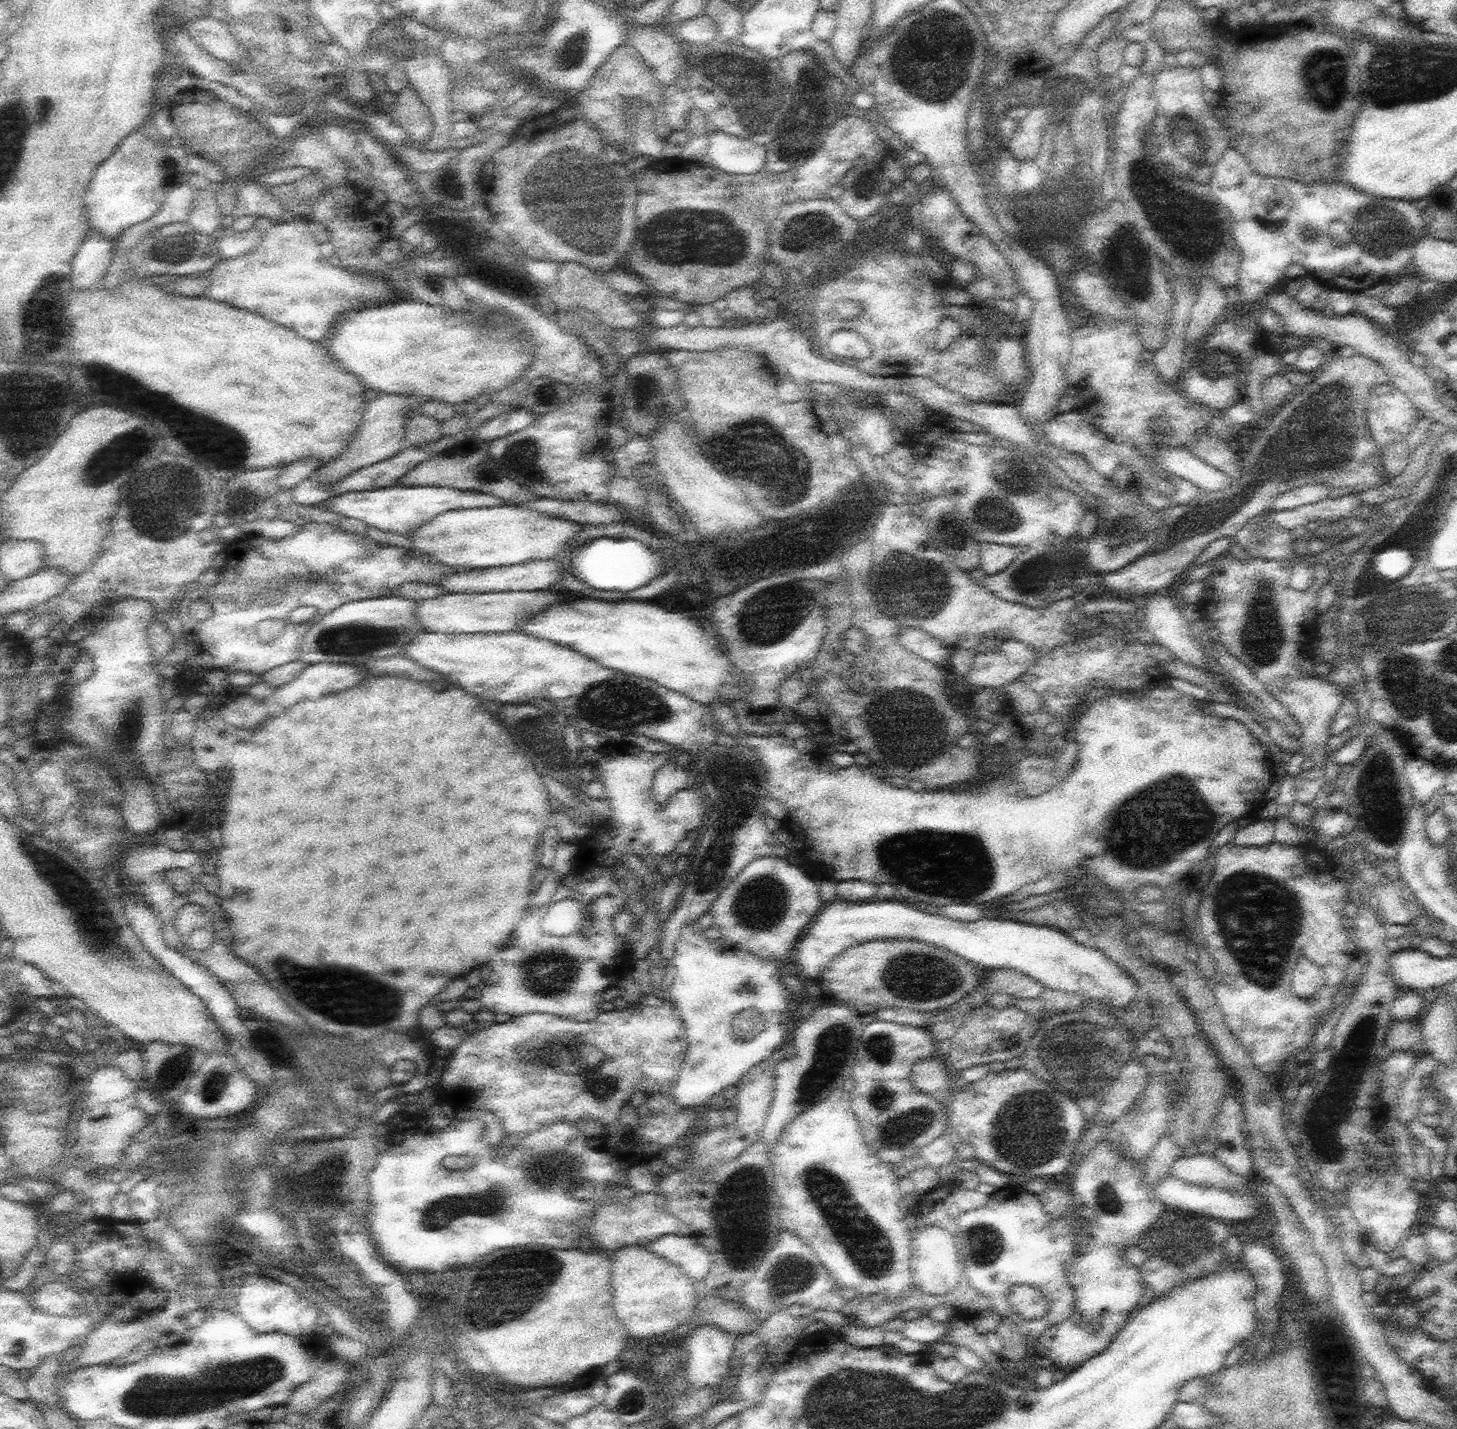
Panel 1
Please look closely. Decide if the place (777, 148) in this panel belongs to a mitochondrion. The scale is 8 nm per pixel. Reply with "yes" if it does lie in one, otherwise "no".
yes

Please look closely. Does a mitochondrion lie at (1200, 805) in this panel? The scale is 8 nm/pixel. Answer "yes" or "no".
yes

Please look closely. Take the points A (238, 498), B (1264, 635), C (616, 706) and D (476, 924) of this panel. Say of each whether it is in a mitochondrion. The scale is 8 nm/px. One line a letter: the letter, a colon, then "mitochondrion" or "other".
A: mitochondrion
B: mitochondrion
C: mitochondrion
D: other

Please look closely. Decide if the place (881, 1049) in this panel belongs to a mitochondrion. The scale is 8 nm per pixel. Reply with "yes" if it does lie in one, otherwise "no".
yes

